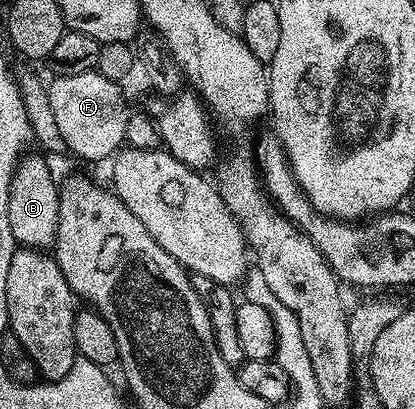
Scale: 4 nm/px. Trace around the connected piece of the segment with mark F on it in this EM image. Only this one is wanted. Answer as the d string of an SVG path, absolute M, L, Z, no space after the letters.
M99 71L52 77L48 101L66 149L77 157L95 162L110 159L125 141L128 119L133 111L118 81L105 78Z

